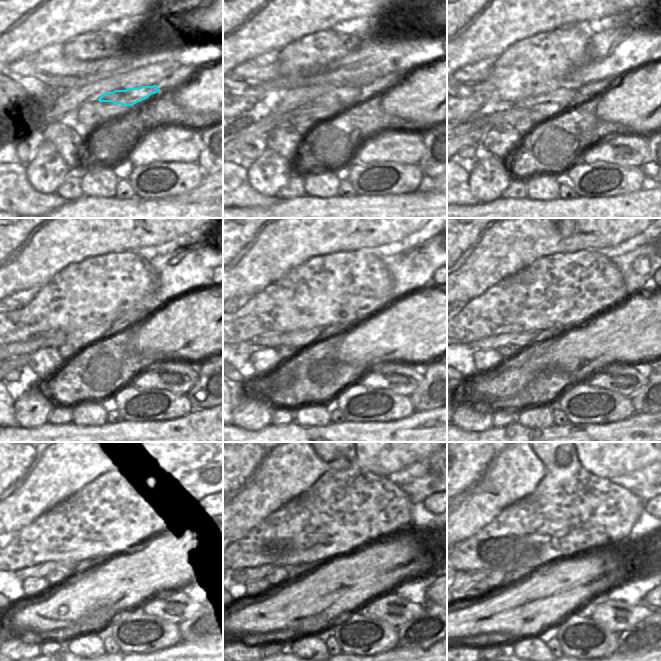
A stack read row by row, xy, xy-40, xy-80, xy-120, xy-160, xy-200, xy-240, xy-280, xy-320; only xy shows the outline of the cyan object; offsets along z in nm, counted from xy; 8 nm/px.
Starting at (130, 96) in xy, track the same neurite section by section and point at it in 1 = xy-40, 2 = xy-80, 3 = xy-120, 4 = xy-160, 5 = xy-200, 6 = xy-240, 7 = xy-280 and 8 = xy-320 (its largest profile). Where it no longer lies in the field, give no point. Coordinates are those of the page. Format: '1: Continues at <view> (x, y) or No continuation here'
1: Continues at xy-40 (338, 98)
2: Continues at xy-80 (543, 107)
3: Continues at xy-120 (109, 326)
4: Continues at xy-160 (302, 339)
5: Continues at xy-200 (521, 339)
6: Continues at xy-240 (41, 570)
7: Continues at xy-280 (244, 575)
8: Continues at xy-320 (467, 578).

